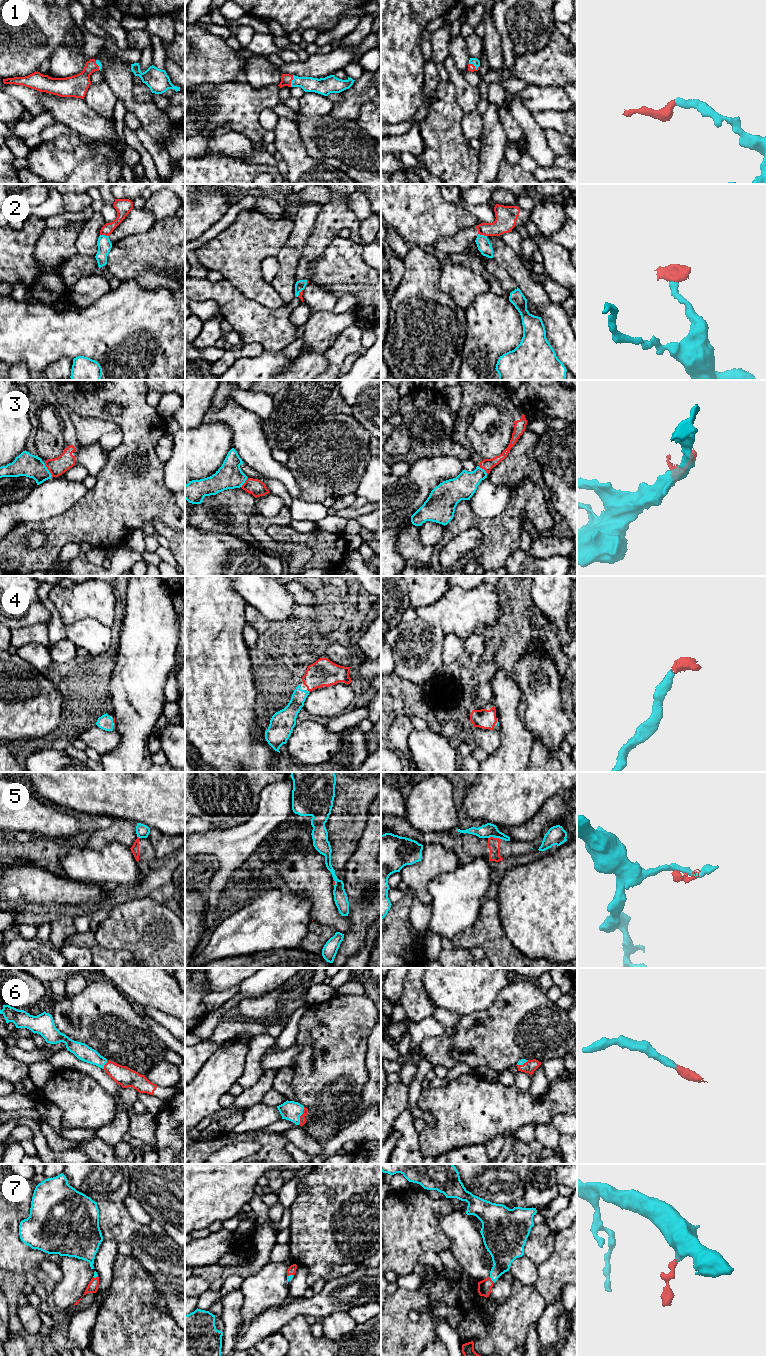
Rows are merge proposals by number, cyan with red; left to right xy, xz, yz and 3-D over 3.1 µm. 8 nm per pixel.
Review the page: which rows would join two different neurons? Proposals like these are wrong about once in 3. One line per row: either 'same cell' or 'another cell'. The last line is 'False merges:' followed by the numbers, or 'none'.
1: same cell
2: another cell
3: another cell
4: same cell
5: another cell
6: same cell
7: same cell
False merges: 2, 3, 5

